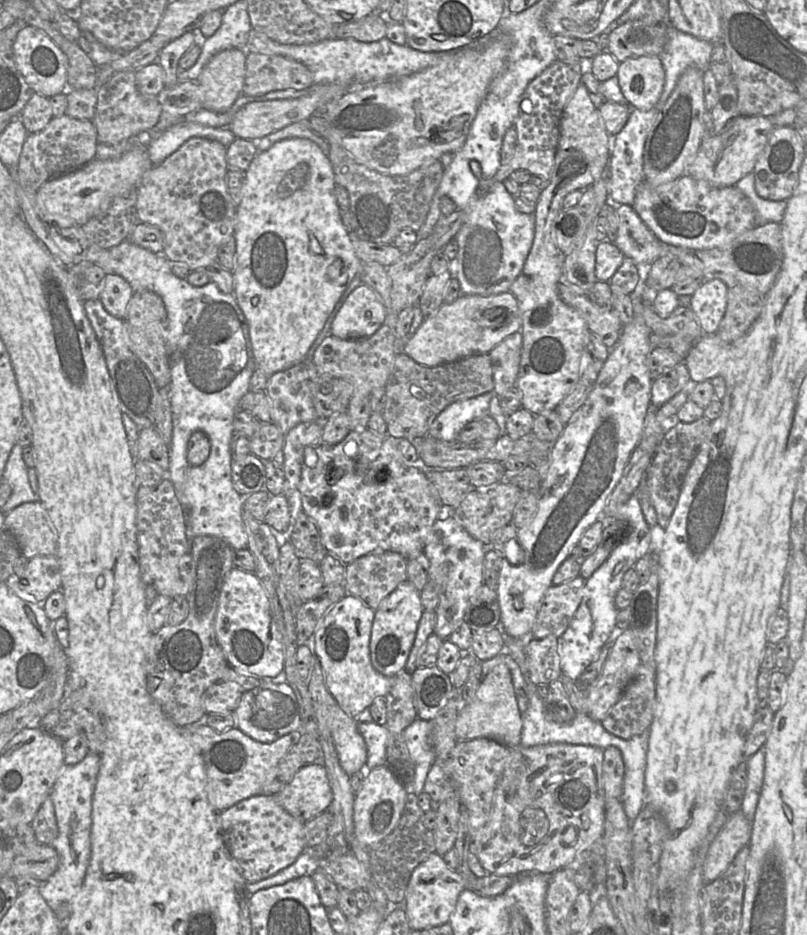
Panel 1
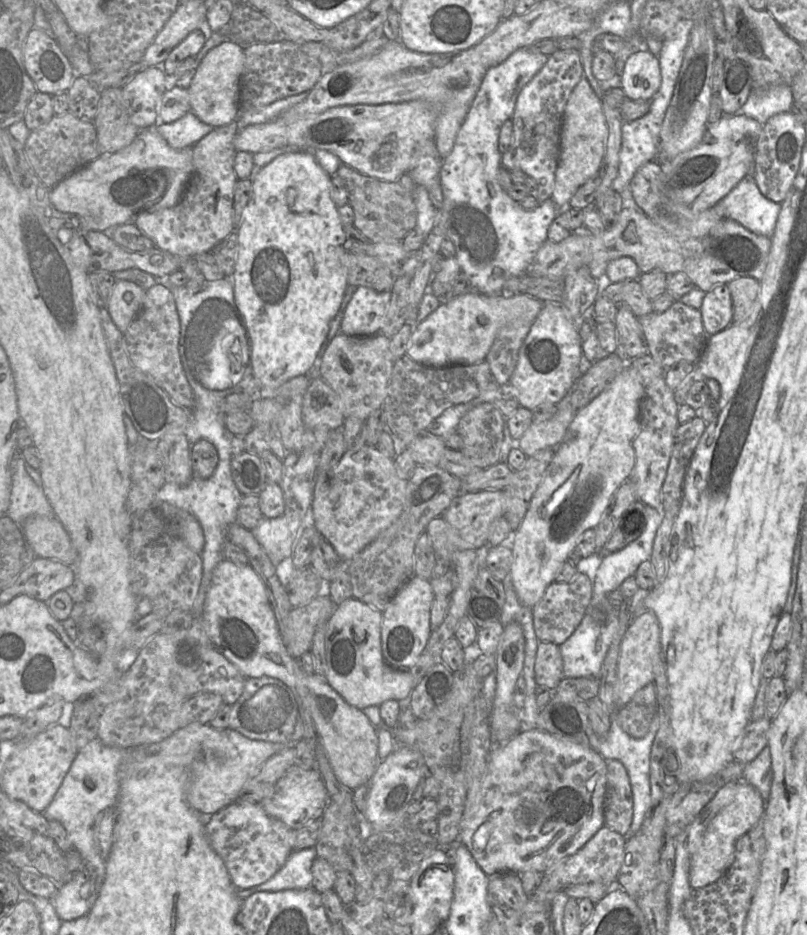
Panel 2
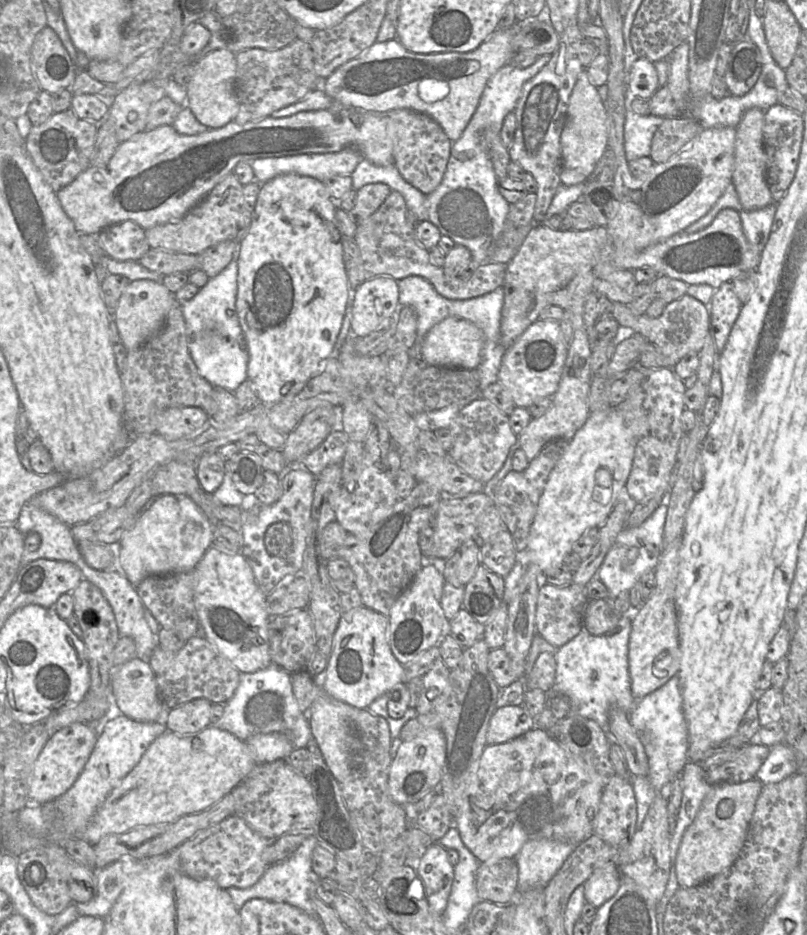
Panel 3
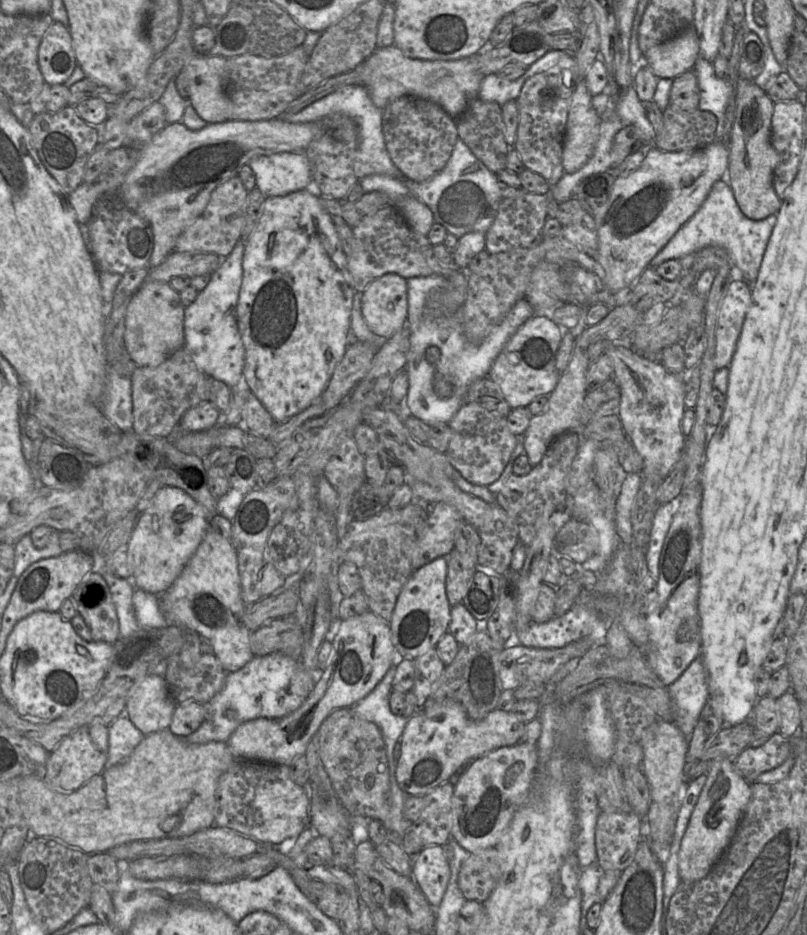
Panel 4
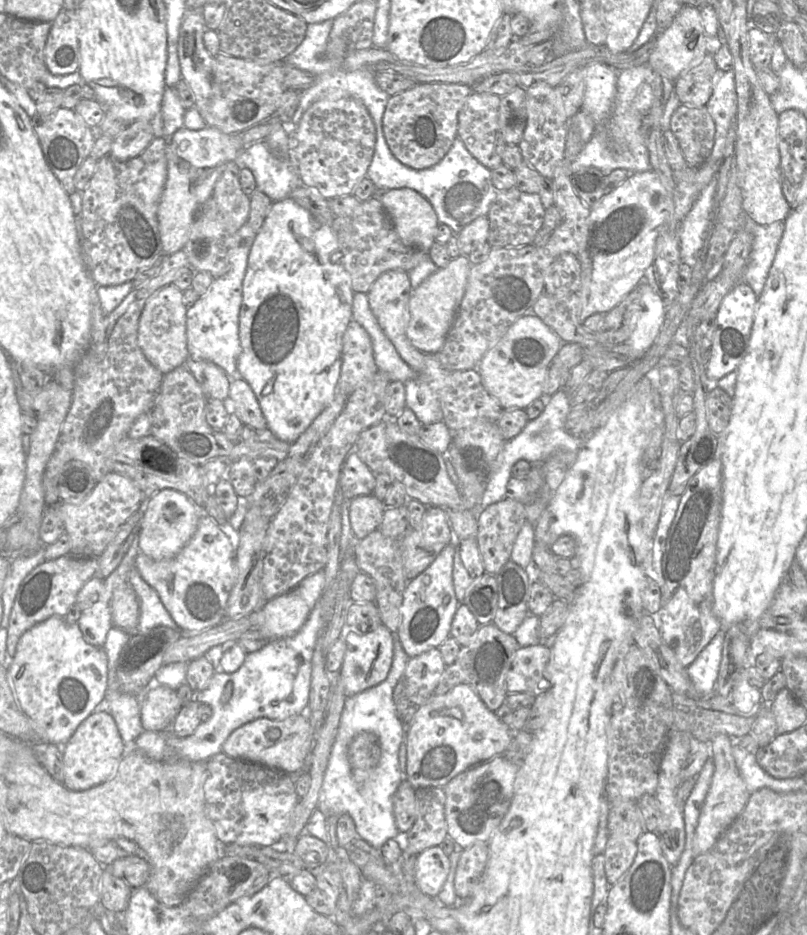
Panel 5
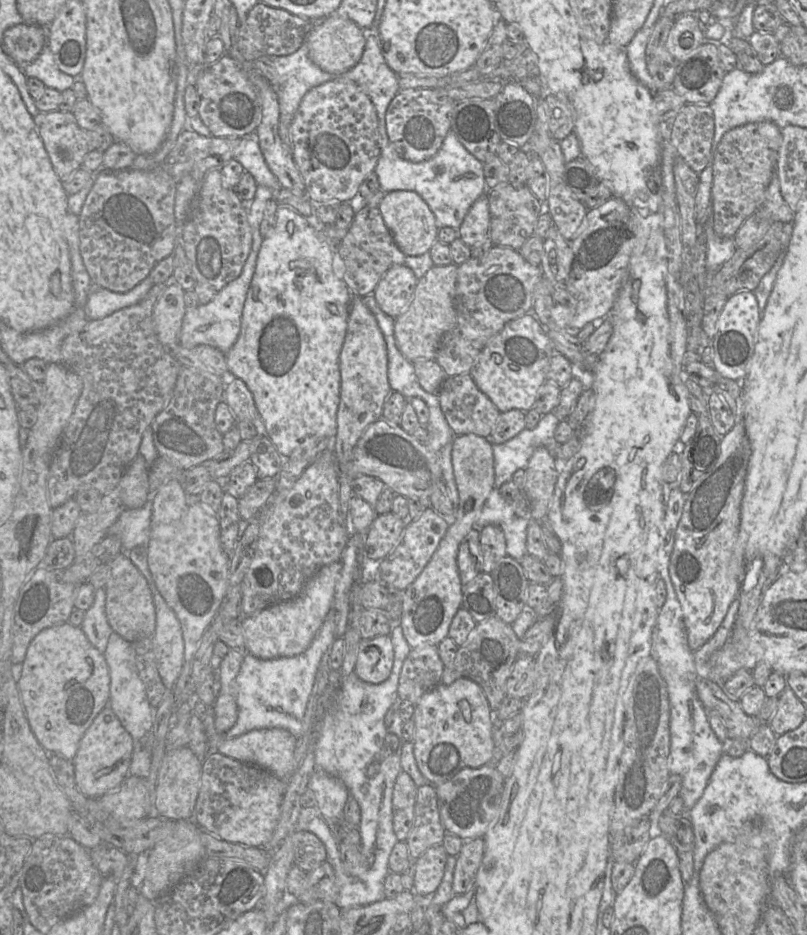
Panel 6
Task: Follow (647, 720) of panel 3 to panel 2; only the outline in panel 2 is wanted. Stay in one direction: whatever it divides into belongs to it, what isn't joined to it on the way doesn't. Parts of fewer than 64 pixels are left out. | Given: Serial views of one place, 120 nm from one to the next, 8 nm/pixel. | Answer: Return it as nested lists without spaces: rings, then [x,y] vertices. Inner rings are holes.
[[[656,714],[647,733],[642,738],[636,739],[625,733],[617,720],[613,719],[607,736],[600,739],[600,745],[597,746],[596,752],[599,753],[603,759],[606,759],[607,761],[620,761],[627,771],[633,795],[633,817],[630,826],[630,835],[639,833],[651,803],[650,757],[655,734],[657,733],[659,726],[660,719],[658,714]]]

